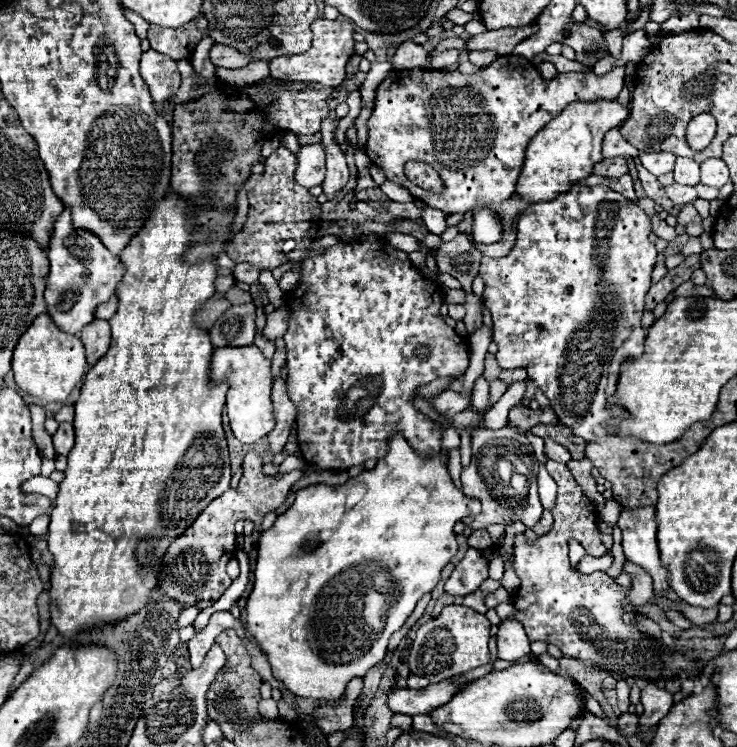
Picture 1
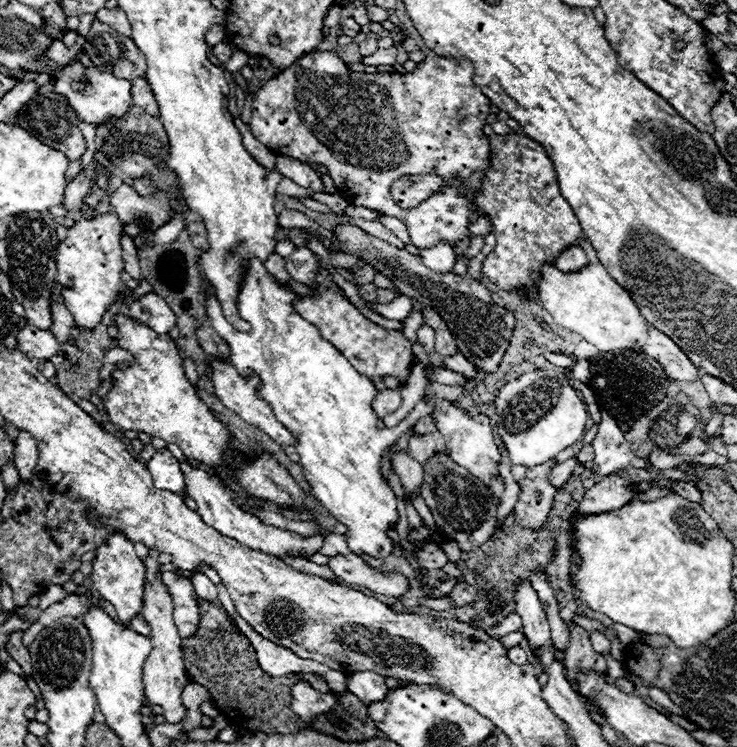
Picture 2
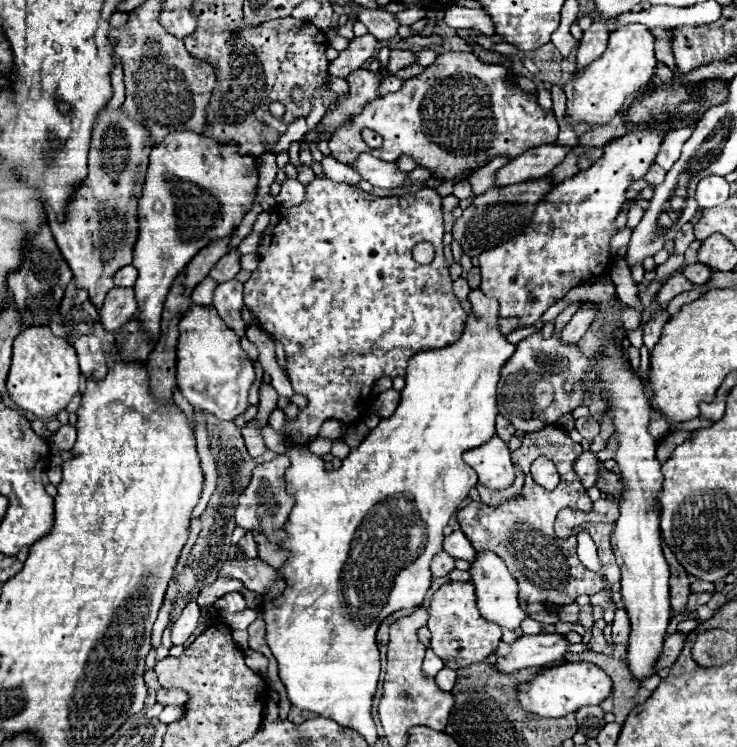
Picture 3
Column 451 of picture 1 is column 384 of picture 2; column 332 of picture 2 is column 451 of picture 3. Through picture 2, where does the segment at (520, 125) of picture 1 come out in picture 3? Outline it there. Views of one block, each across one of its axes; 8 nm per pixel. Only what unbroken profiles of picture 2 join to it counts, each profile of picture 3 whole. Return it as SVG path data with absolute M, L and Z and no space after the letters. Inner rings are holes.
M446 52L436 58L432 66L428 66L420 76L410 78L404 86L394 92L376 98L344 128L340 128L332 142L328 142L330 152L342 164L350 164L358 158L358 154L368 152L384 162L396 162L402 156L410 156L418 166L428 168L434 178L452 180L466 170L478 170L486 166L496 156L516 158L524 150L540 144L554 144L558 138L558 122L552 110L542 110L538 106L536 94L530 94L516 84L508 82L508 68L500 64L486 64L472 52ZM362 128L370 128L382 136L380 148L370 148L360 132Z

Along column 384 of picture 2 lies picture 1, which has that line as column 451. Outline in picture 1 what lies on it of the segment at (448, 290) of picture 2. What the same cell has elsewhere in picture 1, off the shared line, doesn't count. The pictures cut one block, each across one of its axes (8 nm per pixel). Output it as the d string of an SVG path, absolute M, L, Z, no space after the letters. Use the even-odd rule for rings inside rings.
M458 234L452 242L438 246L436 266L438 274L450 274L460 280L464 292L472 292L472 280L478 274L482 252L474 248L474 242L466 234Z

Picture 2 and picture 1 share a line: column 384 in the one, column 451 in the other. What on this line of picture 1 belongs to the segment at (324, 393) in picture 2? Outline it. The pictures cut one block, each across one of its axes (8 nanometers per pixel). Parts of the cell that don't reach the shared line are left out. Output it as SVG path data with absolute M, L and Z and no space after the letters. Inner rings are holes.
M454 428L444 429L444 436L442 436L442 450L450 452L452 448L460 446L460 435ZM400 434L392 436L390 450L384 456L384 464L380 460L372 470L366 470L366 472L358 474L356 478L350 478L342 486L314 484L314 486L306 486L306 488L298 490L292 508L288 512L280 514L276 518L276 522L272 524L272 528L264 530L260 540L258 540L258 560L256 560L256 570L254 570L254 590L250 592L250 596L246 600L246 606L244 606L244 610L246 610L246 630L258 642L258 646L266 652L268 662L272 666L274 678L280 680L282 684L286 684L286 688L294 696L314 698L314 700L338 700L344 694L346 684L354 676L364 676L376 662L380 662L384 658L390 636L404 626L404 622L412 614L416 602L424 594L434 590L434 586L440 582L440 570L448 564L448 560L458 550L458 542L456 542L456 536L454 536L454 524L458 520L470 516L470 514L476 514L476 512L480 512L480 504L476 500L472 500L472 498L466 498L452 484L448 468L442 462L442 454L438 454L434 458L420 458ZM320 532L330 532L328 542L322 542L314 550L306 550L304 548L304 540L312 538L312 536L316 536ZM372 594L374 596L378 594L378 616L368 616L368 612L366 612L366 600L370 600Z

